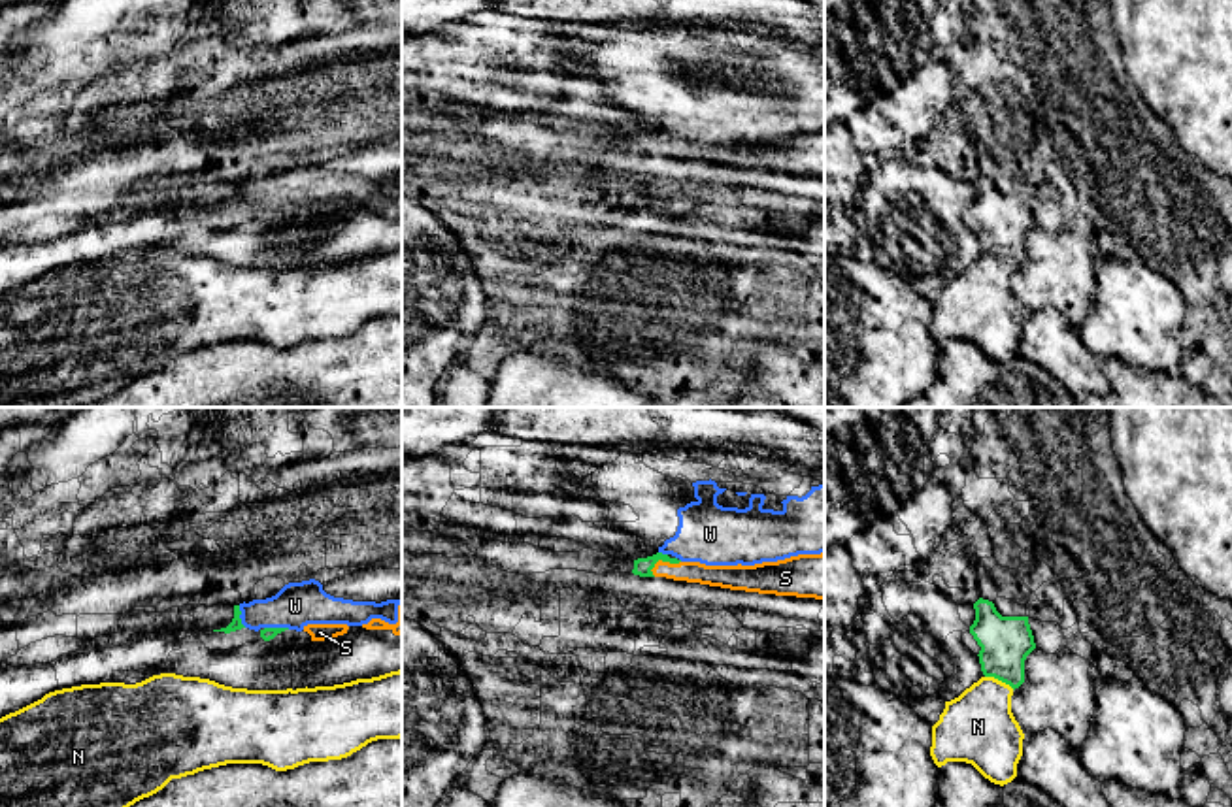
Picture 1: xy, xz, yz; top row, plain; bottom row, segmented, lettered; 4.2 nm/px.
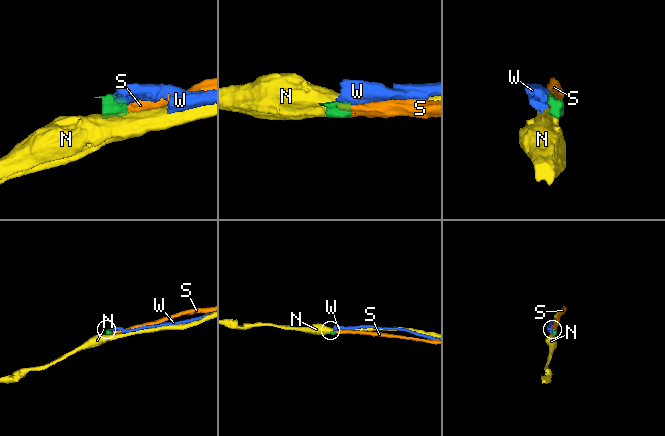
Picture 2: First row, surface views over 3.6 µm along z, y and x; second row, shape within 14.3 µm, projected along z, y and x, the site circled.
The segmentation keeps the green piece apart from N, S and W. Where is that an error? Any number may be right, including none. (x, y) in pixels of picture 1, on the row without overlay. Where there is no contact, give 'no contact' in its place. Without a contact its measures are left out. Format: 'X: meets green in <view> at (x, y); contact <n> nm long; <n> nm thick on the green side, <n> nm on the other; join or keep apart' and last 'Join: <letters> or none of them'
N: meets green in yz at (1000, 257); contact 140 nm long; 220 nm thick on the green side, 320 nm on the other; keep apart
S: meets green in xz at (665, 138); contact 140 nm long; 80 nm thick on the green side, 100 nm on the other; join
W: meets green in xy at (278, 206); contact 110 nm long; 60 nm thick on the green side, 190 nm on the other; keep apart
Join: S

